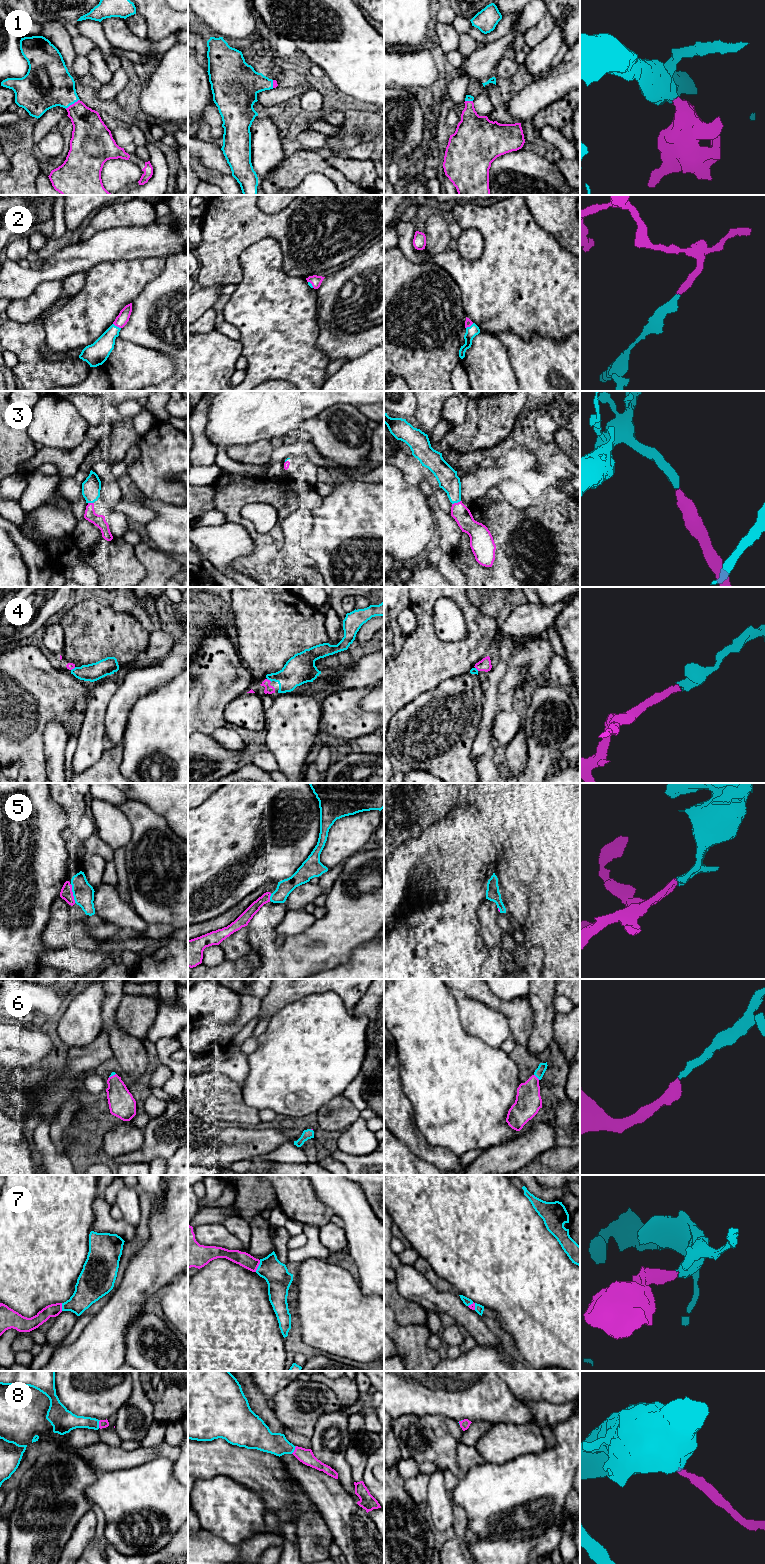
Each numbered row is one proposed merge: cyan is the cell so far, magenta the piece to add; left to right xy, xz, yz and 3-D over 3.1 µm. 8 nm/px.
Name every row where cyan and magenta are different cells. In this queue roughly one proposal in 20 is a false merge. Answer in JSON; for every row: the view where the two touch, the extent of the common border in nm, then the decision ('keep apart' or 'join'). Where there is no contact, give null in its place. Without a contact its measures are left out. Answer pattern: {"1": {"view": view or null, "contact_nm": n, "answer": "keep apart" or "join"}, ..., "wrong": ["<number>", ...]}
{"1": {"view": "xy", "contact_nm": 140, "answer": "join"}, "2": {"view": "xy", "contact_nm": 80, "answer": "join"}, "3": {"view": "yz", "contact_nm": 80, "answer": "join"}, "4": {"view": "xz", "contact_nm": 50, "answer": "join"}, "5": {"view": "xy", "contact_nm": 160, "answer": "join"}, "6": {"view": "yz", "contact_nm": 60, "answer": "join"}, "7": {"view": "xz", "contact_nm": 100, "answer": "join"}, "8": {"view": "xy", "contact_nm": 70, "answer": "join"}, "wrong": []}

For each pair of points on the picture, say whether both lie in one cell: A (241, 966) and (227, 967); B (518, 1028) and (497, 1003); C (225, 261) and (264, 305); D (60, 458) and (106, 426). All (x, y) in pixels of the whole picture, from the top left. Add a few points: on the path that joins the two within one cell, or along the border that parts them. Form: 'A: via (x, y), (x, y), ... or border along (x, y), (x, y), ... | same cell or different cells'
A: via (238, 967), (230, 967) | same cell
B: via (518, 1021), (504, 1007) | same cell
C: border along (240, 257), (242, 280), (237, 285) | different cells
D: via (71, 458), (95, 436) | same cell

